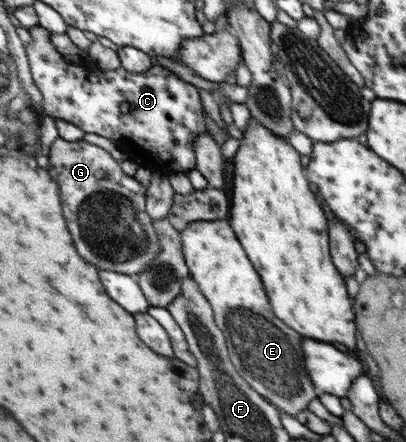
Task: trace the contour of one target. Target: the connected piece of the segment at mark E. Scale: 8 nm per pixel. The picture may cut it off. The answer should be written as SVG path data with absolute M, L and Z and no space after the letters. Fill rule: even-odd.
M228 219L191 222L180 234L190 276L213 309L239 375L277 410L296 417L320 394L305 364L303 336L275 318L257 270L247 260Z

